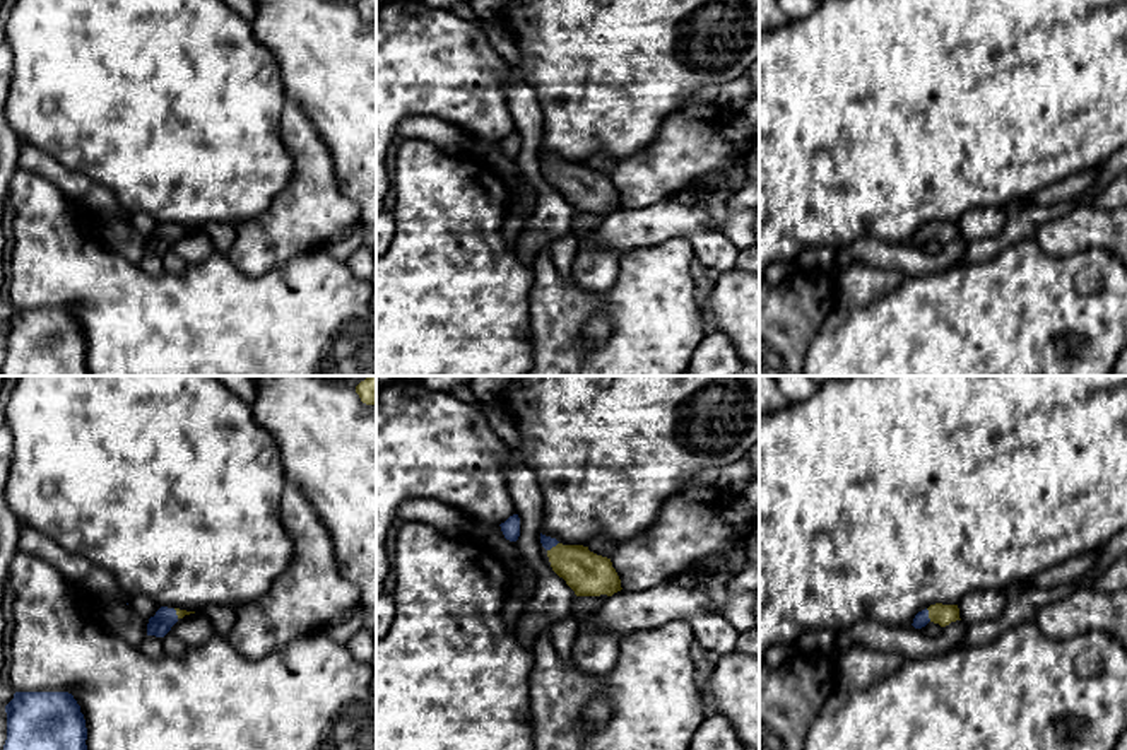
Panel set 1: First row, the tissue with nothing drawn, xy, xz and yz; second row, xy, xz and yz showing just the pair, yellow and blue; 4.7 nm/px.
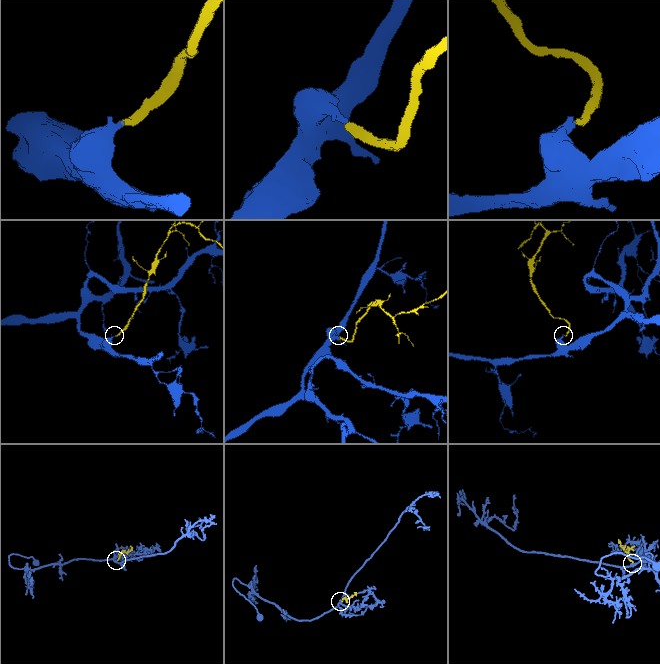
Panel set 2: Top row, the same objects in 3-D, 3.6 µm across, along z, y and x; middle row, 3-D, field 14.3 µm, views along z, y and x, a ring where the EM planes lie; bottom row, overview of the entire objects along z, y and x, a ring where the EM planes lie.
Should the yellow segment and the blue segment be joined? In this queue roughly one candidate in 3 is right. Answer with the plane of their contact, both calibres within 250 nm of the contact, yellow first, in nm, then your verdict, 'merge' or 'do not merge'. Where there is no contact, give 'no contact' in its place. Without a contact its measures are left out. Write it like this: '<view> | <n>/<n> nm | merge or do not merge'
yz | 100/70 nm | merge

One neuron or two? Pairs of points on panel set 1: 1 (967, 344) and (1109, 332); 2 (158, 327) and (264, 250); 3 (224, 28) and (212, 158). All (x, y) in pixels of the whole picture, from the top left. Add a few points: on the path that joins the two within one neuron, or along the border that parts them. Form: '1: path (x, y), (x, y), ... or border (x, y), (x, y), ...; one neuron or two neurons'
1: path (1003, 344), (1026, 344), (1056, 327), (1073, 327); one neuron
2: border (224, 255), (238, 270), (250, 275), (276, 267); two neurons
3: path (212, 60), (212, 125); one neuron

